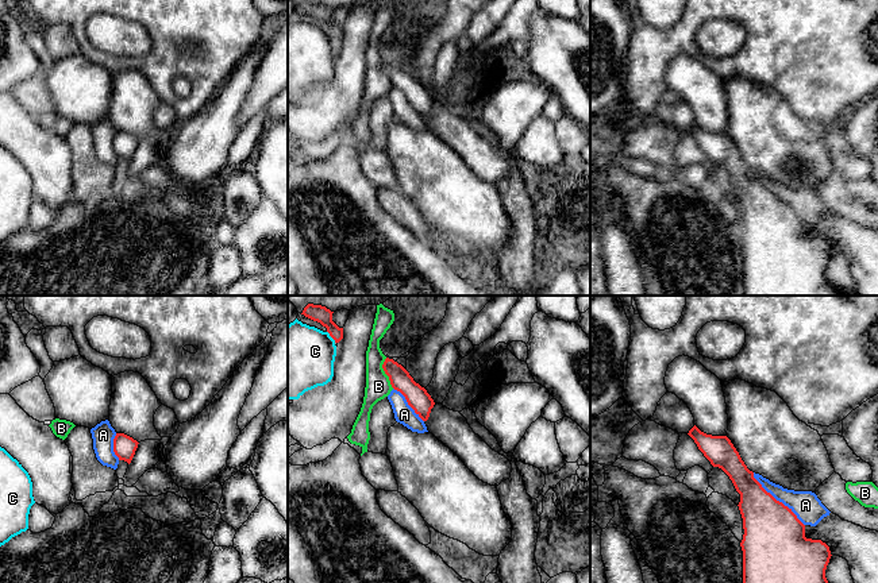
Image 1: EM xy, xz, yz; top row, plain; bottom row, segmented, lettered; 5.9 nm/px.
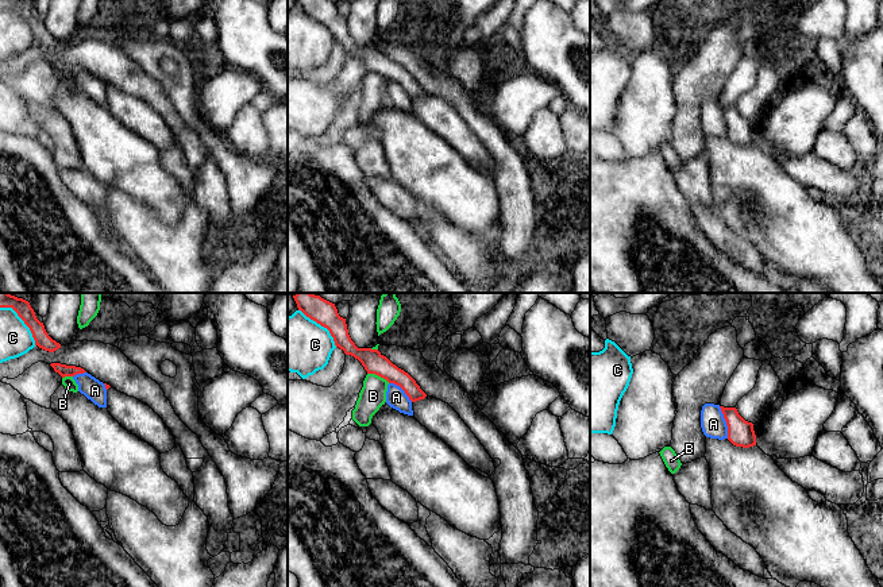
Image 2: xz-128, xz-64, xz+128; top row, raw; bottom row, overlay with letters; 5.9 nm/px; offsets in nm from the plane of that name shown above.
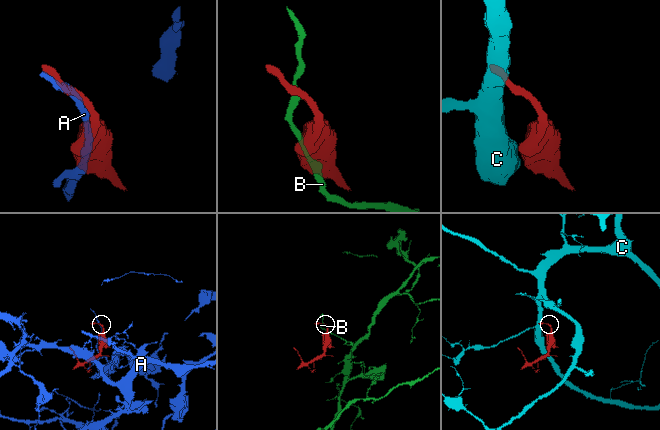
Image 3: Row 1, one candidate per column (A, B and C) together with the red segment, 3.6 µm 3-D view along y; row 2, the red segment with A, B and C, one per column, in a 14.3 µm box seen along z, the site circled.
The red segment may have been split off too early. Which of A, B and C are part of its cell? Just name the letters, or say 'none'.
none

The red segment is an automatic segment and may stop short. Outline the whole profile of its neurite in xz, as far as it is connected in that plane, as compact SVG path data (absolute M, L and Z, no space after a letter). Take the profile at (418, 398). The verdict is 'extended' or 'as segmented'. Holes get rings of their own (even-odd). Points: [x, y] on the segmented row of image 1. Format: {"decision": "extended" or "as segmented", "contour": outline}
{"decision": "as segmented", "contour": "M386 358L382 368L389 377L390 385L400 391L415 413L427 421L435 402L424 387L413 381L409 372L393 359Z"}

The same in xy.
{"decision": "as segmented", "contour": "M116 433L113 439L113 452L119 460L131 463L135 451L138 448L138 441L124 433Z"}

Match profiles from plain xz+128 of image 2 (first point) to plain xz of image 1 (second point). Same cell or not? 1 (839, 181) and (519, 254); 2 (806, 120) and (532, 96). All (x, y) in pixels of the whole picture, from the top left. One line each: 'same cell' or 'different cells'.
1: different cells
2: same cell

